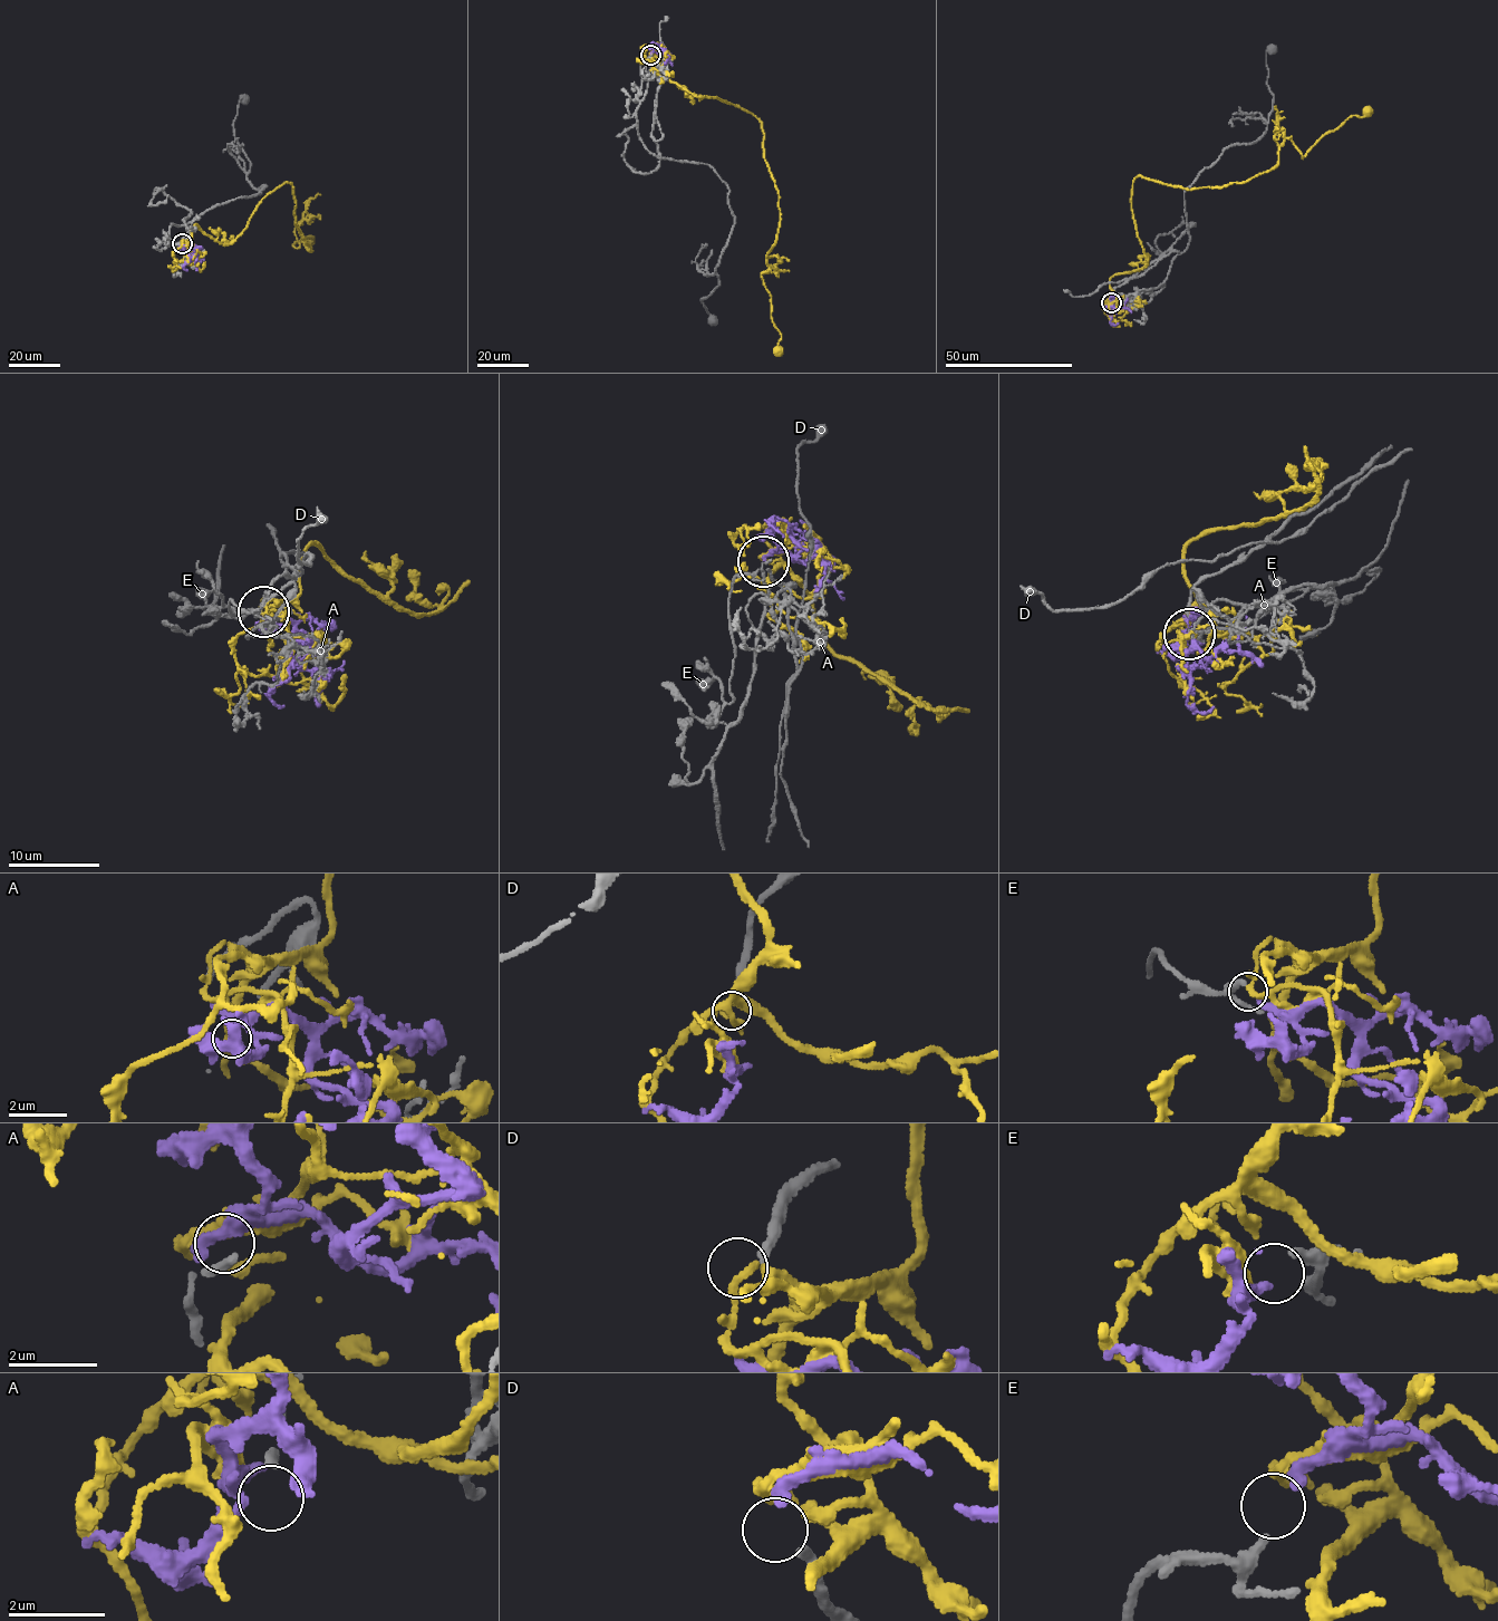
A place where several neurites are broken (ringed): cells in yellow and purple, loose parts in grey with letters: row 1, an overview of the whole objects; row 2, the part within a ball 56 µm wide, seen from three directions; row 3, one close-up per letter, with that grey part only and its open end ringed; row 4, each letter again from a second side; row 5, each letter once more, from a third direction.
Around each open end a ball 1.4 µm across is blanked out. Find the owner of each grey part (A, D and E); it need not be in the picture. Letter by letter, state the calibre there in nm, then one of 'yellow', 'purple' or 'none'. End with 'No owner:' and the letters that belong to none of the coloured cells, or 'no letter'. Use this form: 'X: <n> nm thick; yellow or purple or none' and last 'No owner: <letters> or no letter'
A: 200 nm thick; none
D: 240 nm thick; none
E: 190 nm thick; yellow
No owner: A, D

